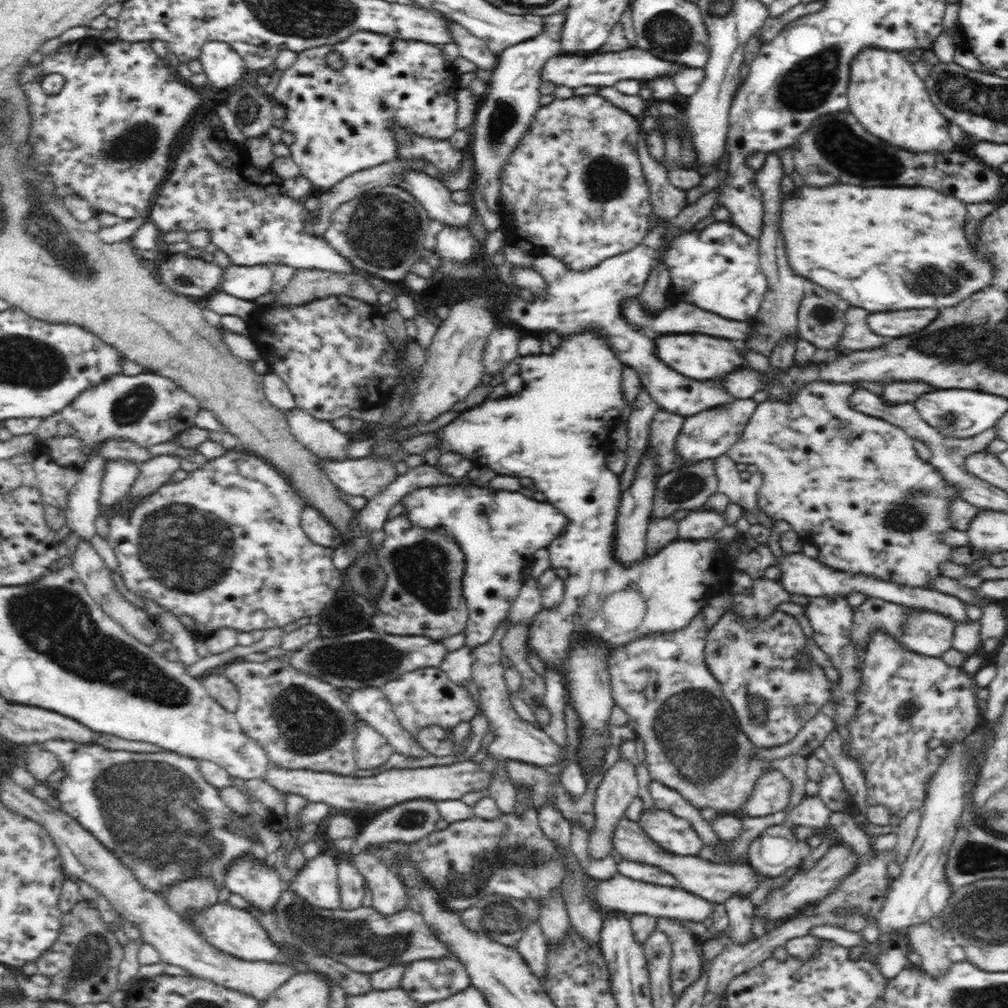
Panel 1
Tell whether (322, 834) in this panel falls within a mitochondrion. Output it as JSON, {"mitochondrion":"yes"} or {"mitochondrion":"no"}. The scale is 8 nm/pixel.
{"mitochondrion":"no"}

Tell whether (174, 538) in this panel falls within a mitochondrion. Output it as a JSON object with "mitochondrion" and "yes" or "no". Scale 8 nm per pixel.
{"mitochondrion":"yes"}

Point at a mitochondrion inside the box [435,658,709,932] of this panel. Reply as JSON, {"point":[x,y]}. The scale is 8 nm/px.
{"point":[523,854]}

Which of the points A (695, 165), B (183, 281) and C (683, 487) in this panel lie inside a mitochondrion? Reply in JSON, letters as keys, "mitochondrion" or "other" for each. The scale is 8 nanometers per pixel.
{"A":"other","B":"mitochondrion","C":"mitochondrion"}

